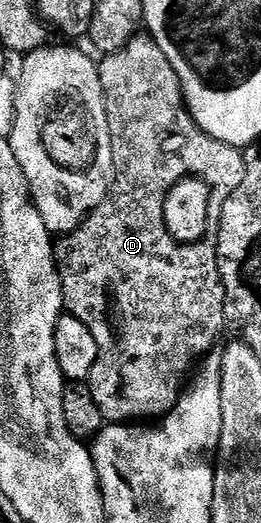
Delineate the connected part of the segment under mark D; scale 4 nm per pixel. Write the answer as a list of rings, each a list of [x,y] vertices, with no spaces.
[[[138,33],[119,52],[106,54],[100,59],[97,67],[99,76],[103,80],[103,92],[105,93],[105,115],[109,125],[109,139],[113,149],[113,168],[111,171],[111,185],[109,193],[85,218],[80,226],[73,229],[70,234],[58,237],[55,242],[55,257],[57,271],[61,277],[61,287],[65,297],[65,310],[72,317],[77,318],[87,328],[91,328],[91,336],[95,336],[95,344],[99,348],[99,356],[95,360],[95,368],[89,373],[88,387],[91,396],[95,396],[95,404],[99,404],[99,412],[103,412],[106,423],[109,424],[133,424],[138,420],[160,420],[170,414],[178,398],[181,397],[183,387],[190,377],[191,371],[198,365],[210,350],[218,345],[217,337],[221,329],[226,329],[225,320],[225,289],[221,283],[221,273],[217,263],[217,239],[212,233],[205,234],[200,242],[179,243],[172,238],[164,223],[164,201],[167,194],[175,184],[179,184],[184,178],[201,178],[212,187],[210,196],[210,212],[213,216],[220,215],[221,203],[225,201],[230,190],[243,184],[245,175],[245,155],[236,146],[228,146],[219,140],[212,138],[207,132],[195,124],[195,120],[189,115],[185,107],[185,98],[181,94],[179,78],[175,76],[175,68],[171,68],[171,60],[163,56],[163,48],[148,33]]]

